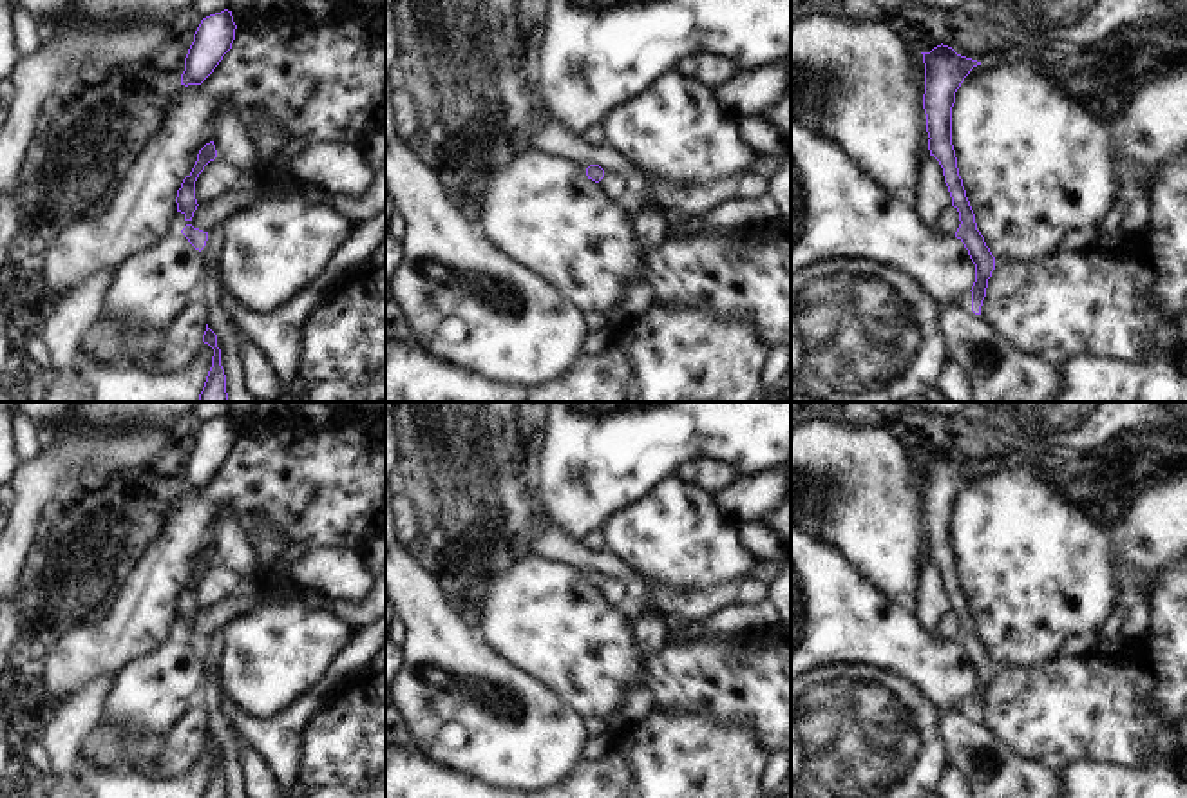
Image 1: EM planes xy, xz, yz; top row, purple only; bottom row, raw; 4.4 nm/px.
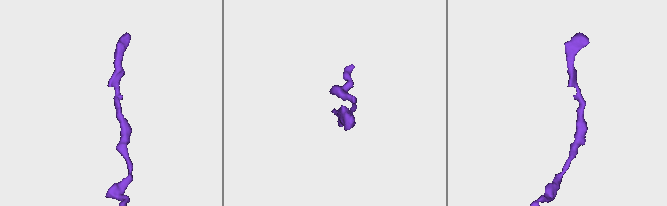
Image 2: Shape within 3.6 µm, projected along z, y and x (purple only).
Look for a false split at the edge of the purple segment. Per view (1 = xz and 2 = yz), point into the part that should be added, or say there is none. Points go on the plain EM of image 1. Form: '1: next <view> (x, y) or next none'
1: next none
2: next none

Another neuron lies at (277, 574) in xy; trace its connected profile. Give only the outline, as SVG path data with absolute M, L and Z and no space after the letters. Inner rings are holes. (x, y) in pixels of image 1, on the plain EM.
M290 543L286 545L286 550L270 565L266 572L261 572L257 581L257 586L280 586L290 581L290 565L297 559L300 559L306 554L306 548Z

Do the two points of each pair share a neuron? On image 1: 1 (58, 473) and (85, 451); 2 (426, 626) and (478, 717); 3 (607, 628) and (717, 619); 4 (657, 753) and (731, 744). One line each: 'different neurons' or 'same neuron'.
1: same neuron
2: same neuron
3: different neurons
4: same neuron

